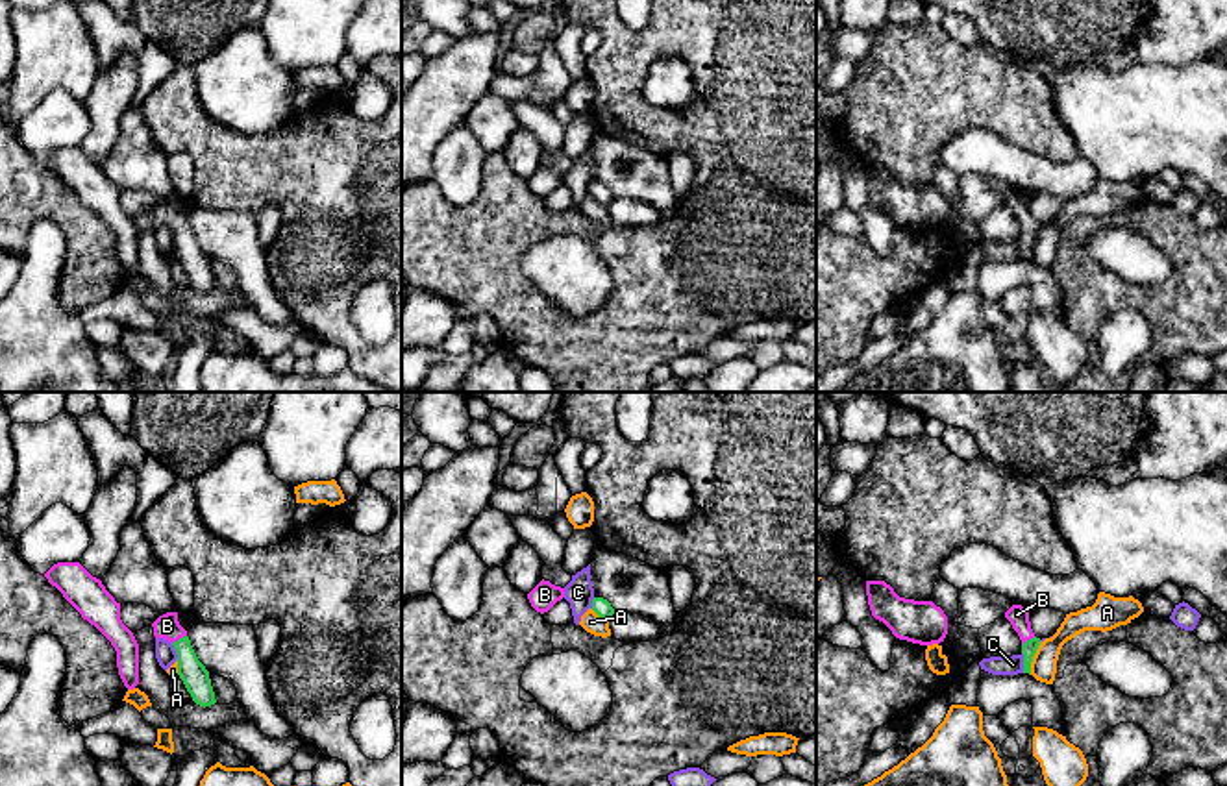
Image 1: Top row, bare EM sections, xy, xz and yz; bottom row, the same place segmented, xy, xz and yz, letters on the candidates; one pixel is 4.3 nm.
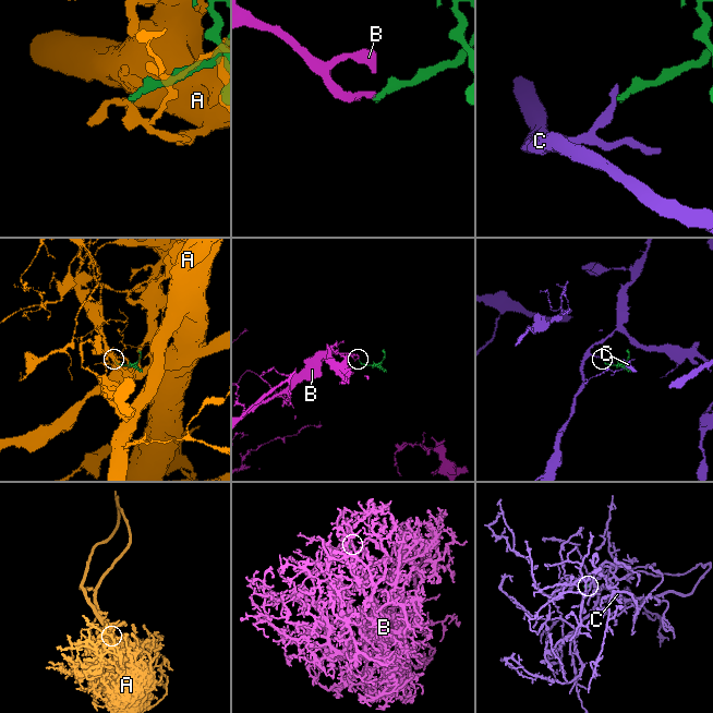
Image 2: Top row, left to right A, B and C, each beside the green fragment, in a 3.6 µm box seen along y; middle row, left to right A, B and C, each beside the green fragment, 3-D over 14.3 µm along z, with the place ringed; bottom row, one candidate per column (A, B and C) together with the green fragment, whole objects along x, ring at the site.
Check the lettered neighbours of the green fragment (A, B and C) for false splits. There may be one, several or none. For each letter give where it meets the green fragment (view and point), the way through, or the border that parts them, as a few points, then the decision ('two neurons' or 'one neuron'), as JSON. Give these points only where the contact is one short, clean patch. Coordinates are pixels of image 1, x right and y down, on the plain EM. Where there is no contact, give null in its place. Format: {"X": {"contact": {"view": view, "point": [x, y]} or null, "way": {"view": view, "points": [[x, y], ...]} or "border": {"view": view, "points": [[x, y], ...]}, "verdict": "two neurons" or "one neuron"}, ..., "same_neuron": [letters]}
{"A": {"contact": {"view": "yz", "point": [1031, 245]}, "verdict": "two neurons"}, "B": {"contact": {"view": "xy", "point": [180, 224]}, "way": {"view": "xy", "points": [[193, 259], [180, 224], [167, 211]]}, "verdict": "one neuron"}, "C": {"contact": {"view": "yz", "point": [1024, 248]}, "border": {"view": "yz", "points": [[1022, 237], [1024, 257]]}, "verdict": "two neurons"}, "same_neuron": ["B"]}

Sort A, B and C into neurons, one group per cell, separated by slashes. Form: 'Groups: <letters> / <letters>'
Groups: A / B / C

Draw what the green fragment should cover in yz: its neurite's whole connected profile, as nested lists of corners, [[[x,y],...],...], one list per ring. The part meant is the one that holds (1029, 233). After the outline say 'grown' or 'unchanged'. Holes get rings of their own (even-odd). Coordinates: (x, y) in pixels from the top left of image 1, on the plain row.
[[[1012,190],[1005,203],[1010,207],[1012,215],[1018,218],[1022,226],[1022,239],[1023,239],[1023,259],[1031,261],[1031,248],[1040,231],[1040,224],[1035,222],[1029,207],[1029,196],[1022,190]]] | grown

